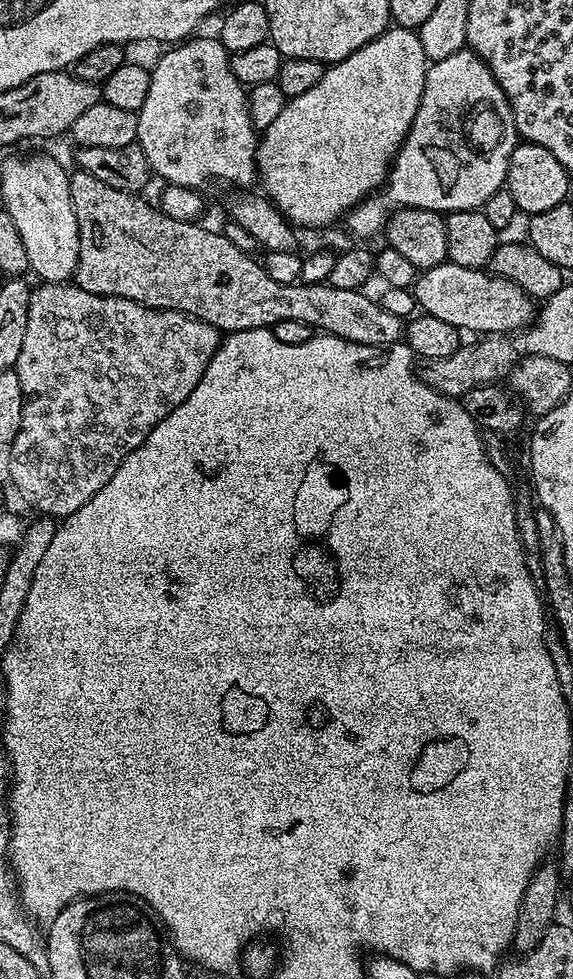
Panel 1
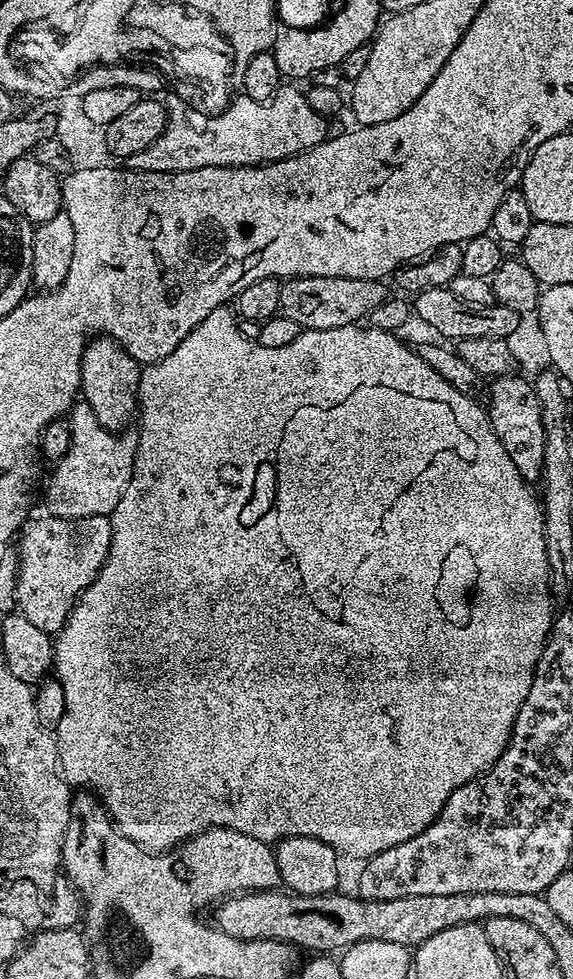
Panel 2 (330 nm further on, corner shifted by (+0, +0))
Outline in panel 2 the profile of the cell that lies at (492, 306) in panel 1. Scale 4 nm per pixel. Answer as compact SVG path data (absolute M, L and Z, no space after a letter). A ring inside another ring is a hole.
M293 276L281 283L280 312L298 322L302 330L338 330L338 326L359 325L383 300L389 299L384 280L366 278L330 278L329 276Z

